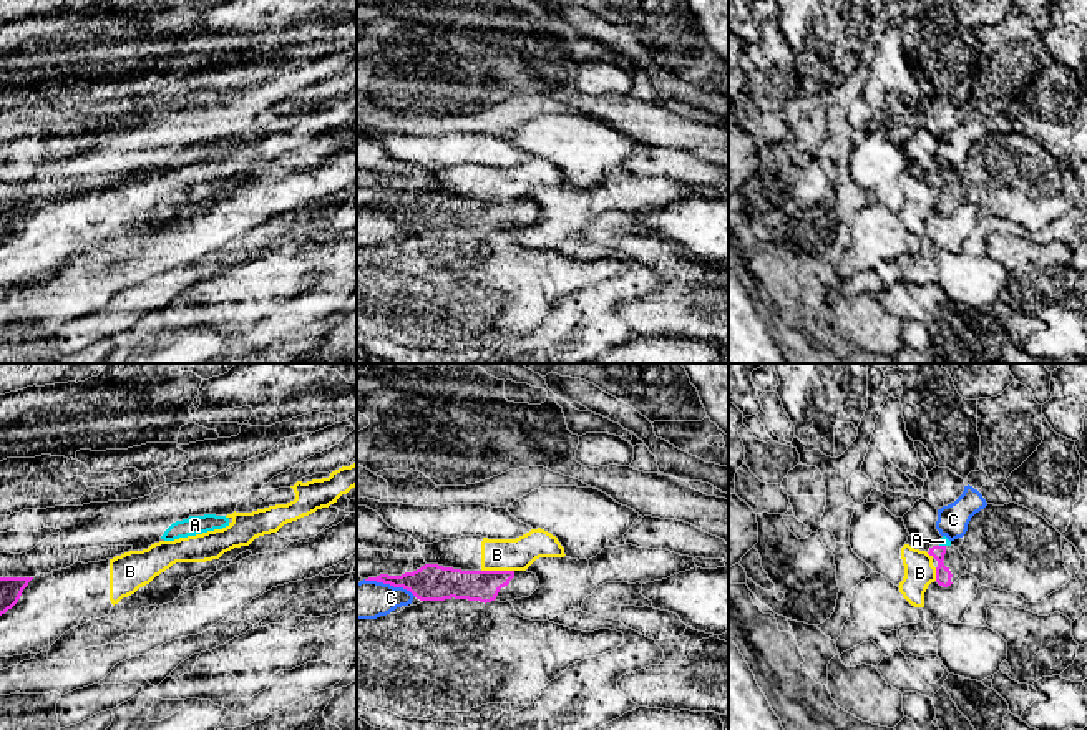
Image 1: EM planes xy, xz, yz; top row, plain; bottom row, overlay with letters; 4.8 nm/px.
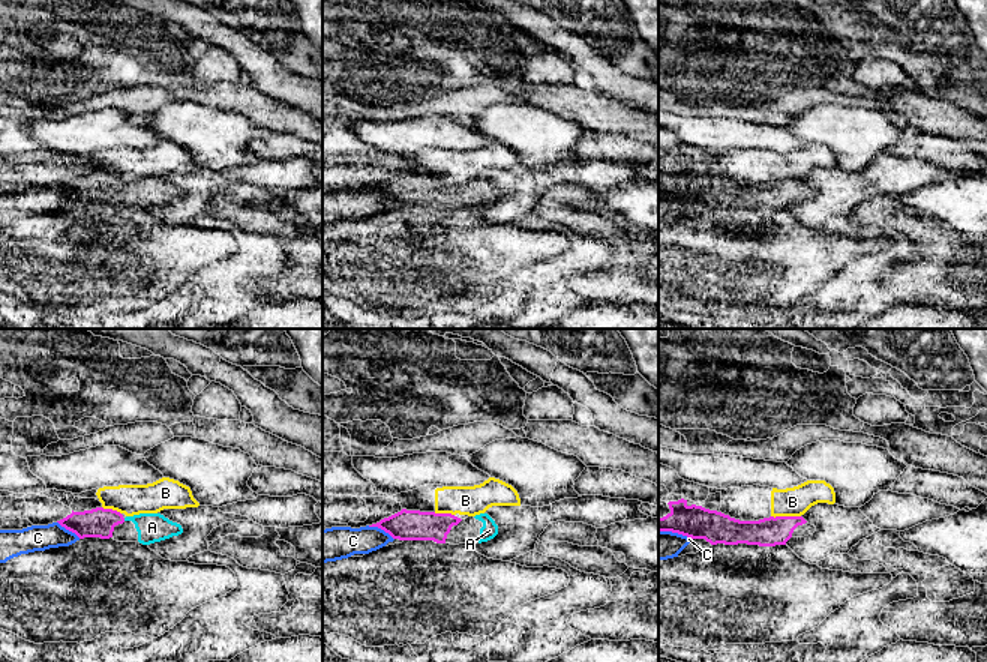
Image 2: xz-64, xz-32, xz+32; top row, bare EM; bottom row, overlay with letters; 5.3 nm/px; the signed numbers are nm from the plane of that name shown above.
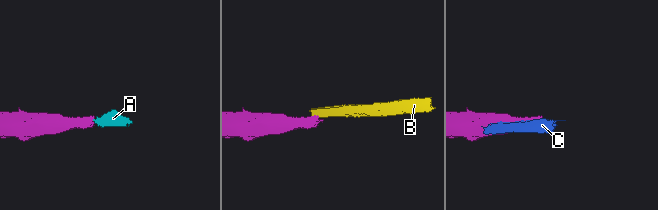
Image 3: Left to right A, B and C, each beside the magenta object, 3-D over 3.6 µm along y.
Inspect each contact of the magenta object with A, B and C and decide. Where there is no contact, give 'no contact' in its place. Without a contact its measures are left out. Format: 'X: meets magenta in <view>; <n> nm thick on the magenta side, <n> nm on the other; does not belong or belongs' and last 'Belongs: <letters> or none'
A: meets magenta in yz; 80 nm thick on the magenta side, 50 nm on the other; belongs
B: meets magenta in xz; 150 nm thick on the magenta side, 160 nm on the other; does not belong
C: meets magenta in xz; 180 nm thick on the magenta side, 190 nm on the other; does not belong
Belongs: A

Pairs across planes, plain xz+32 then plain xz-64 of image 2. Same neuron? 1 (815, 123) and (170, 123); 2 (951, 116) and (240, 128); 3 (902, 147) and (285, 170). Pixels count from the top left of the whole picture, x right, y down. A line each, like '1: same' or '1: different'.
1: same
2: different
3: different

